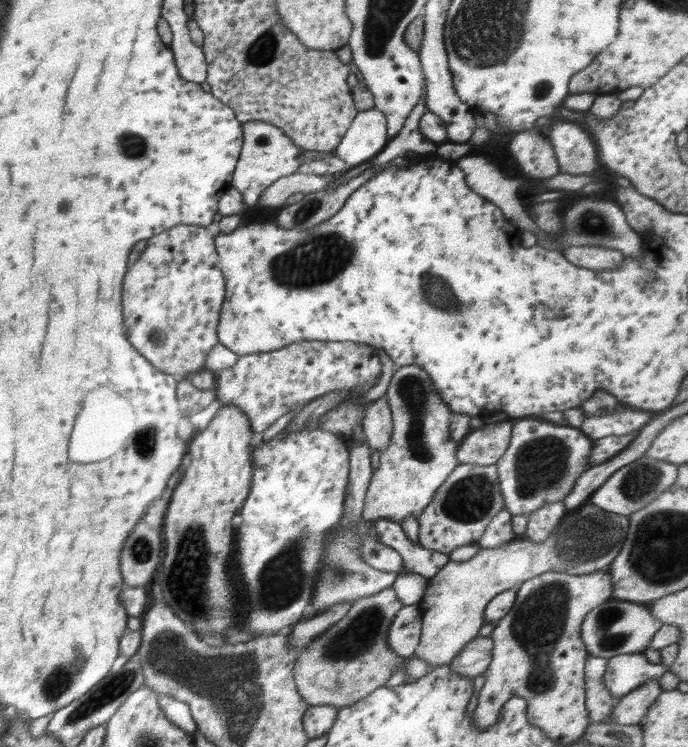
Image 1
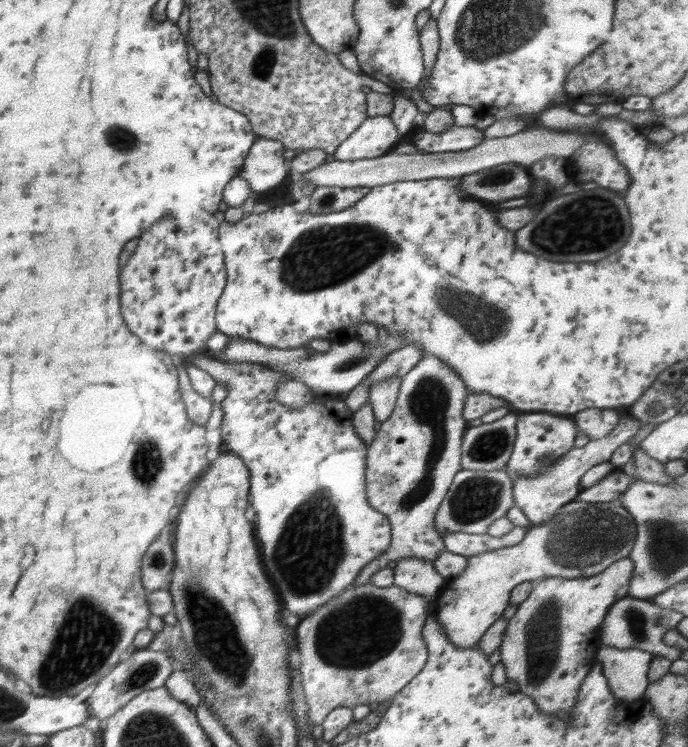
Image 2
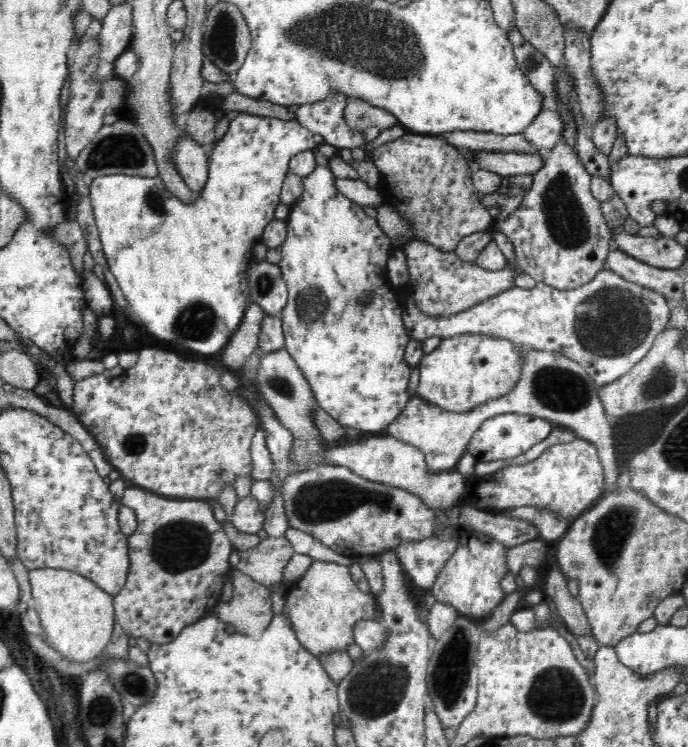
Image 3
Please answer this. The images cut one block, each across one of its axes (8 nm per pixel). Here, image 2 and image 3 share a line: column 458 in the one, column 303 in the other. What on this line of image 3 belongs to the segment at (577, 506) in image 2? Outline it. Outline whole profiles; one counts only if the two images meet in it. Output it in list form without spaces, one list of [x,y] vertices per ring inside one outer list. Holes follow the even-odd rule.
[[[313,560],[304,575],[287,590],[281,614],[287,616],[300,644],[316,656],[345,651],[354,643],[354,625],[362,619],[378,618],[375,596],[358,589],[349,567],[318,560]]]

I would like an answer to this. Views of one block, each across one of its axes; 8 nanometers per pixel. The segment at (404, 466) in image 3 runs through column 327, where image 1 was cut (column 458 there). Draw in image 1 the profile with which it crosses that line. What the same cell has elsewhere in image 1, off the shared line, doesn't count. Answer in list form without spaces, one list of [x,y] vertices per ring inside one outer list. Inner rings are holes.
[[[504,421],[470,430],[459,442],[456,453],[459,464],[496,464],[510,445],[512,426],[512,422]]]

